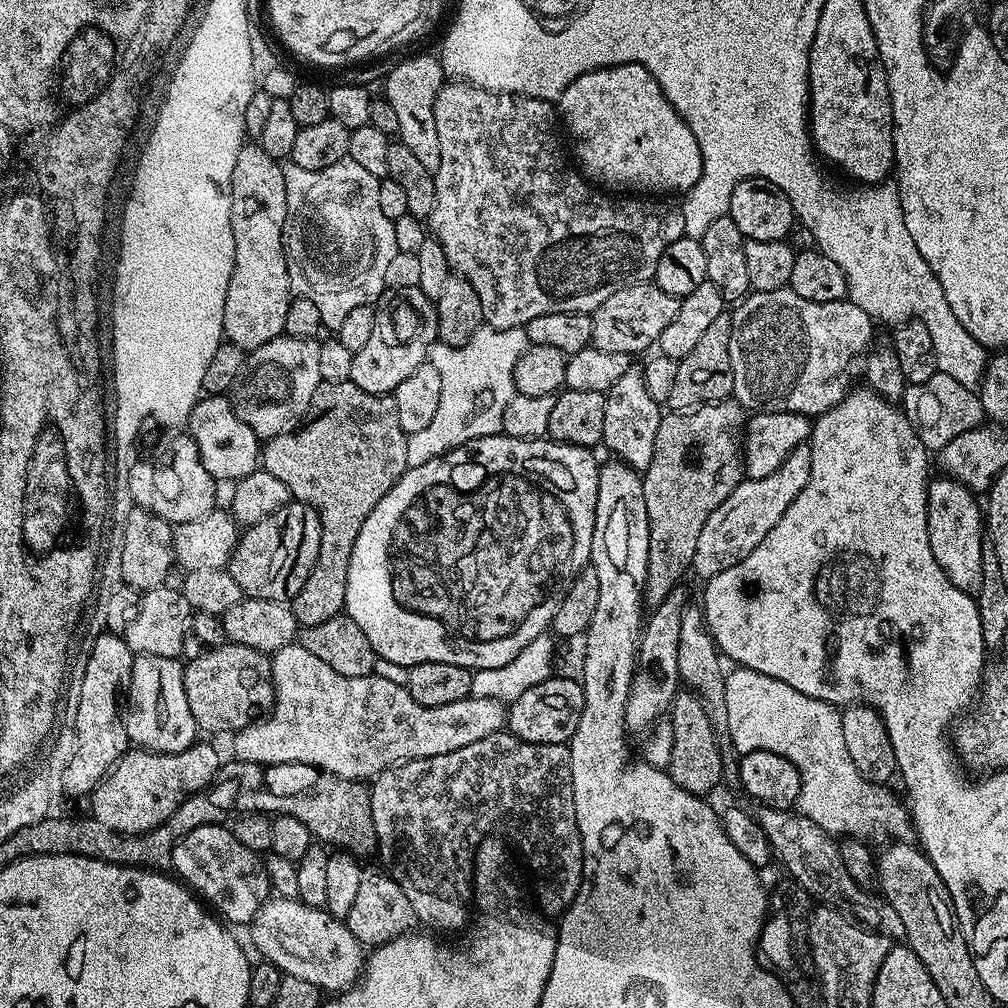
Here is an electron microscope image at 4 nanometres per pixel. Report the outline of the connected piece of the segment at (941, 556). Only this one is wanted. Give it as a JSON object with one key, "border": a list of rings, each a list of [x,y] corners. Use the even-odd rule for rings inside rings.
{"border":[[[951,478],[928,481],[928,533],[930,550],[942,566],[946,578],[958,590],[969,594],[980,591],[982,586],[982,546],[986,540],[986,516],[977,493]],[[951,544],[972,544],[972,548],[948,548]]]}

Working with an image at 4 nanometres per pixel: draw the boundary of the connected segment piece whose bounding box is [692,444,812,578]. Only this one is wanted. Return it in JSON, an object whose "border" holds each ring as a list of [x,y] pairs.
{"border":[[[800,444],[774,470],[774,474],[766,474],[766,478],[741,480],[736,489],[728,495],[726,502],[706,518],[702,530],[698,534],[698,550],[692,559],[692,568],[701,578],[707,578],[742,562],[774,530],[778,518],[786,514],[790,502],[802,494],[802,490],[810,482],[812,469],[812,450],[808,444]]]}

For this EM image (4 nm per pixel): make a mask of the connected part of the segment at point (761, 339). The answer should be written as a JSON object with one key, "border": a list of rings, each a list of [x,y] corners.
{"border":[[[791,287],[770,290],[769,292],[749,291],[748,295],[735,305],[735,308],[736,313],[731,313],[730,316],[732,322],[732,330],[730,332],[730,366],[734,370],[732,396],[737,404],[741,404],[745,410],[751,410],[753,413],[793,412],[794,414],[802,414],[809,418],[815,418],[844,400],[850,391],[850,385],[848,385],[848,367],[851,366],[852,359],[860,355],[860,357],[863,357],[873,343],[871,340],[874,321],[871,316],[866,314],[866,310],[862,310],[857,304],[849,303],[847,299],[819,304],[813,300],[802,298],[802,294],[793,292]]]}

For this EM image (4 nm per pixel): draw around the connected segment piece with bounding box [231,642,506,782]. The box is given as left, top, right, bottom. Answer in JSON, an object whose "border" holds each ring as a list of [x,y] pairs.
{"border":[[[293,642],[271,653],[272,685],[276,691],[276,703],[269,715],[255,724],[248,724],[231,737],[232,752],[237,761],[246,764],[309,764],[320,768],[321,773],[341,776],[347,780],[371,781],[388,768],[405,764],[408,760],[430,758],[438,754],[450,754],[470,742],[492,736],[506,724],[506,708],[499,700],[469,696],[466,700],[450,702],[450,706],[422,706],[414,702],[407,687],[395,685],[381,676],[346,678],[338,670],[330,670],[310,654],[299,642]]]}

